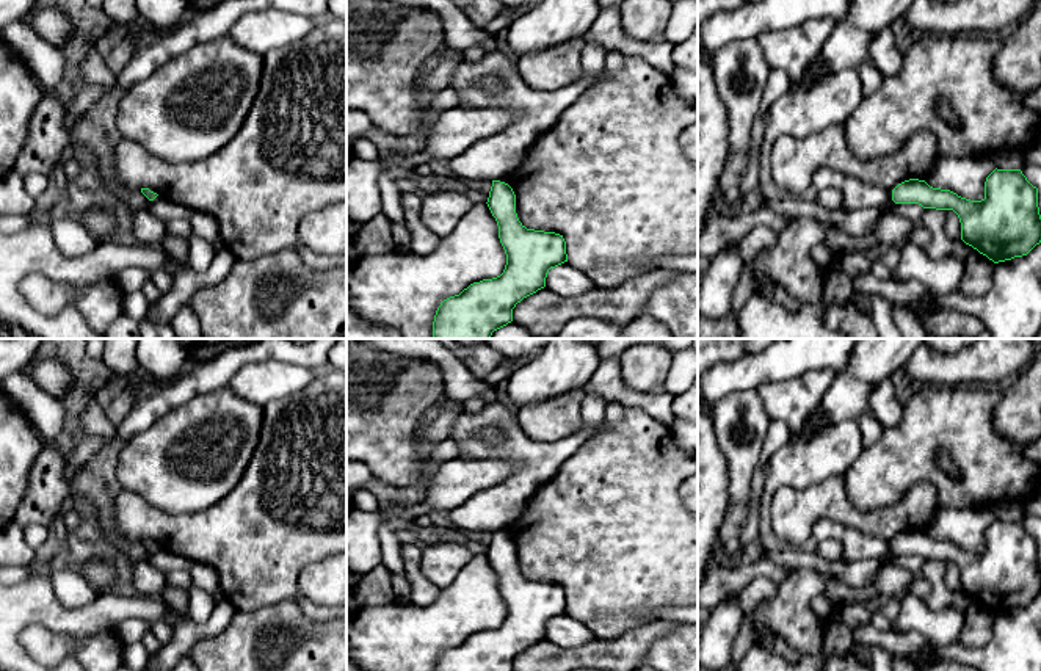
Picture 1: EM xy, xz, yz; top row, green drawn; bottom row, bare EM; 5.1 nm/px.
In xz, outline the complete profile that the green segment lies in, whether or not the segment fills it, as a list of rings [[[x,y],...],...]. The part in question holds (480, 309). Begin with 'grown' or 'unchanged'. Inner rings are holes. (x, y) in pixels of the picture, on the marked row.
unchanged | [[[492,180],[486,204],[499,226],[505,270],[444,299],[433,321],[434,339],[491,339],[513,321],[517,303],[546,287],[549,270],[568,262],[563,235],[527,229],[519,221],[508,183]]]

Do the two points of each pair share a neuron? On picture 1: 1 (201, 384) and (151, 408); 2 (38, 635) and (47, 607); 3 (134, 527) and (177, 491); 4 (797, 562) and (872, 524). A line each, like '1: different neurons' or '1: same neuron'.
1: same neuron
2: different neurons
3: different neurons
4: different neurons

